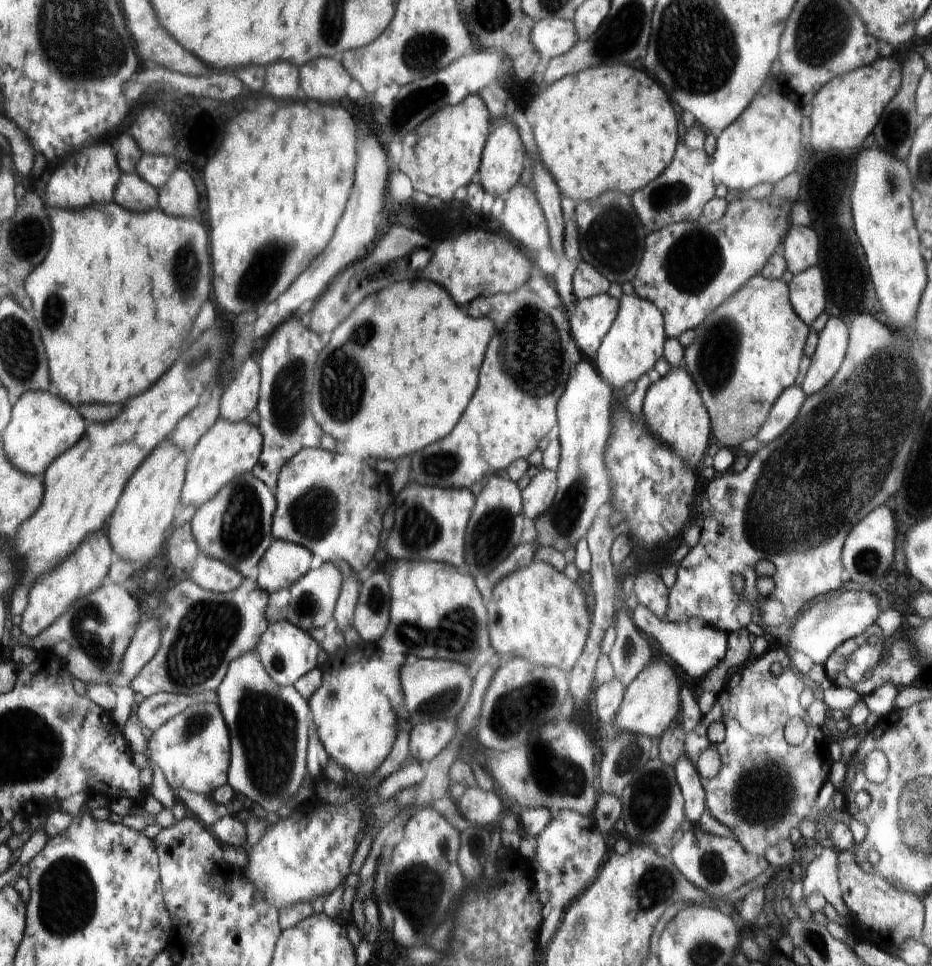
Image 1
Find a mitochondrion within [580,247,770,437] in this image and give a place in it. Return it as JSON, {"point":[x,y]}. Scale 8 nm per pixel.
{"point":[718,355]}

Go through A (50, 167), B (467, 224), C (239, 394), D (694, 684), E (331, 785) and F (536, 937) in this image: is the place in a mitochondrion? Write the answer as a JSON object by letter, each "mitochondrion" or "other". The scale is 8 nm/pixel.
{"A":"other","B":"other","C":"other","D":"other","E":"other","F":"other"}

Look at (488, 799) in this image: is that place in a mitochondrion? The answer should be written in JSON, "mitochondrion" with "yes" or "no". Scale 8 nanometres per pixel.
{"mitochondrion":"no"}

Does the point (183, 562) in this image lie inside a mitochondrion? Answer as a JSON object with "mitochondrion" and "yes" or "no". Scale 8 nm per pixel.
{"mitochondrion":"no"}

